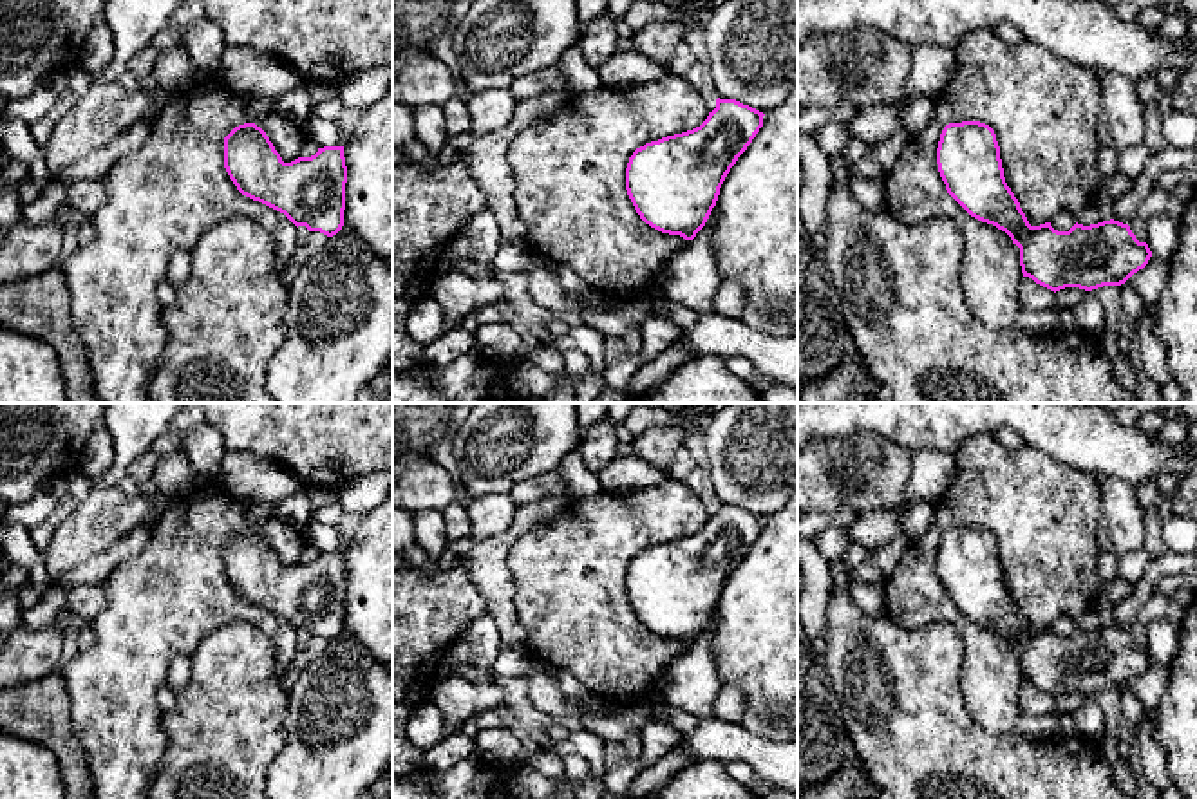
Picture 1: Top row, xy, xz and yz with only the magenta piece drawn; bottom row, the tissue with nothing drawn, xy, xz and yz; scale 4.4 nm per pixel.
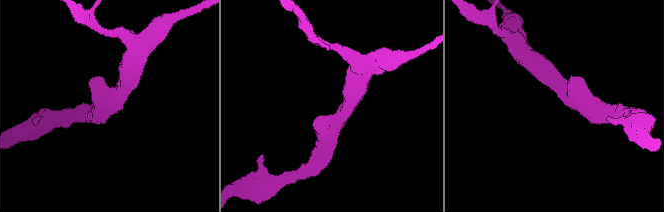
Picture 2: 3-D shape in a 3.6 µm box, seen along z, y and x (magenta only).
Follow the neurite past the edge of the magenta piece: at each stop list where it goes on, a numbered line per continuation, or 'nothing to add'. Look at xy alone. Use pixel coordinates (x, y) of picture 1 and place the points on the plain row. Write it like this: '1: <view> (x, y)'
nothing to add

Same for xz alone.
nothing to add

